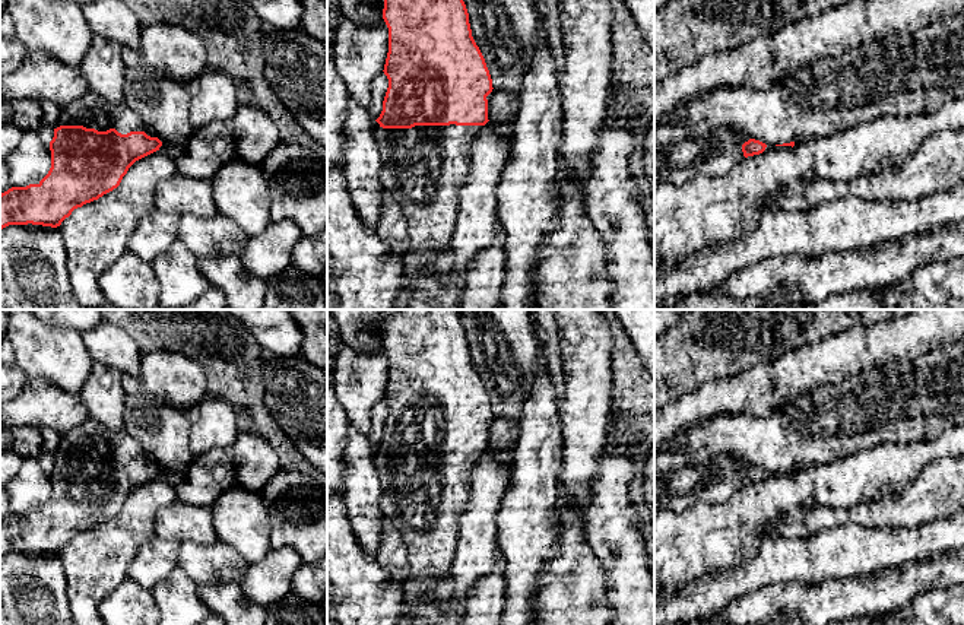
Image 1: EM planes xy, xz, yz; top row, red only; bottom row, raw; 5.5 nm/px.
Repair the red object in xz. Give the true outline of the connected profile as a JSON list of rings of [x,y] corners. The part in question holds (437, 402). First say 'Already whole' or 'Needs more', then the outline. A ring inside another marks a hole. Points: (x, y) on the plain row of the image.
Needs more. [[[400,310],[400,312],[384,324],[383,346],[389,355],[389,380],[384,391],[384,402],[389,406],[389,415],[383,428],[383,438],[375,447],[375,466],[381,478],[383,494],[380,508],[387,523],[397,529],[403,537],[408,551],[409,572],[403,586],[402,615],[394,625],[410,625],[410,616],[424,605],[431,603],[429,588],[450,572],[451,561],[456,552],[459,537],[459,520],[466,510],[472,489],[472,472],[488,447],[488,426],[492,419],[492,406],[485,386],[476,372],[469,350],[469,340],[460,321],[460,310]]]

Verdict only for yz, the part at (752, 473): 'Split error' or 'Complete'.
Complete

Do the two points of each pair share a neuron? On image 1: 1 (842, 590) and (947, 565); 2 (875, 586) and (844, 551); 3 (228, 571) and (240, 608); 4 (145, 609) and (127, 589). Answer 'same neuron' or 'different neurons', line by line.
1: same neuron
2: different neurons
3: different neurons
4: same neuron

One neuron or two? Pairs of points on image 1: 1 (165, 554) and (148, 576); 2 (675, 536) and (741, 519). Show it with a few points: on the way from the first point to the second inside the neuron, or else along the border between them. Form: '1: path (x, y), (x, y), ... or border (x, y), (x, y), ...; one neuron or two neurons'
1: path (159, 560), (149, 570); one neuron
2: path (691, 536), (719, 536), (725, 533); one neuron

